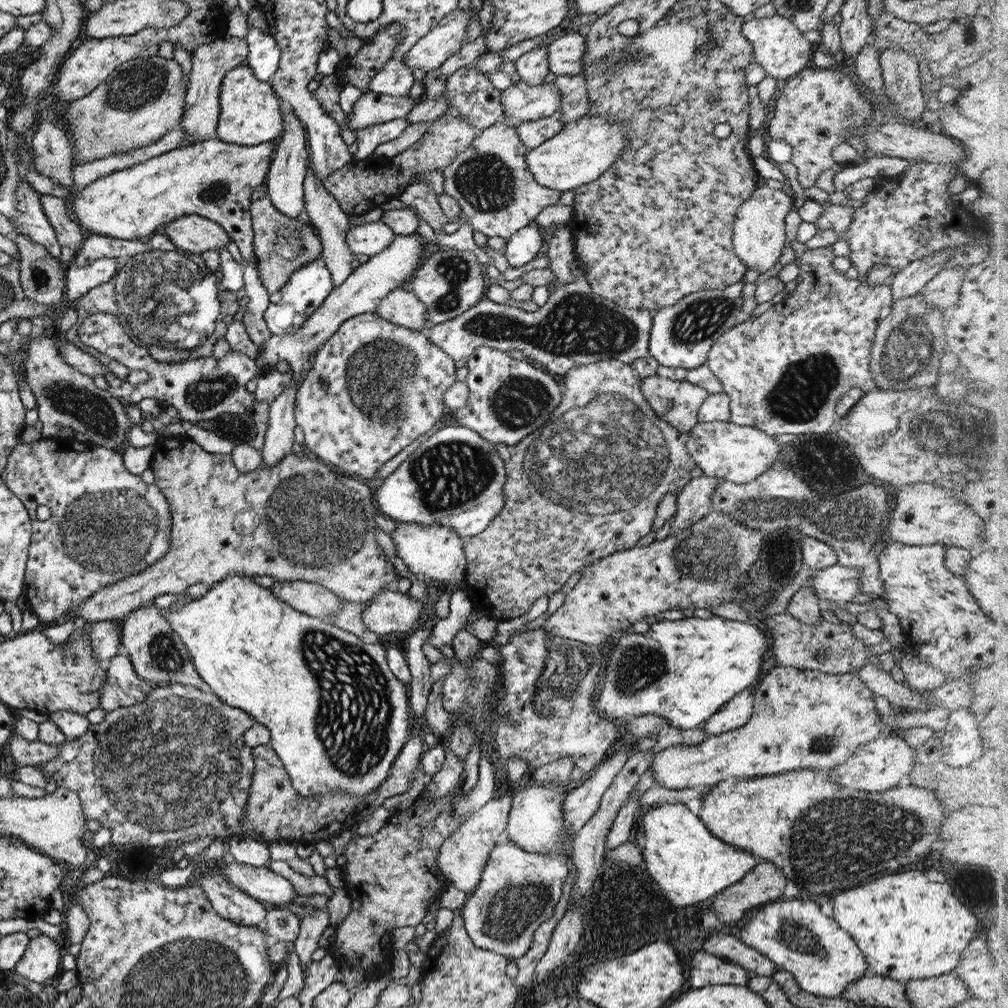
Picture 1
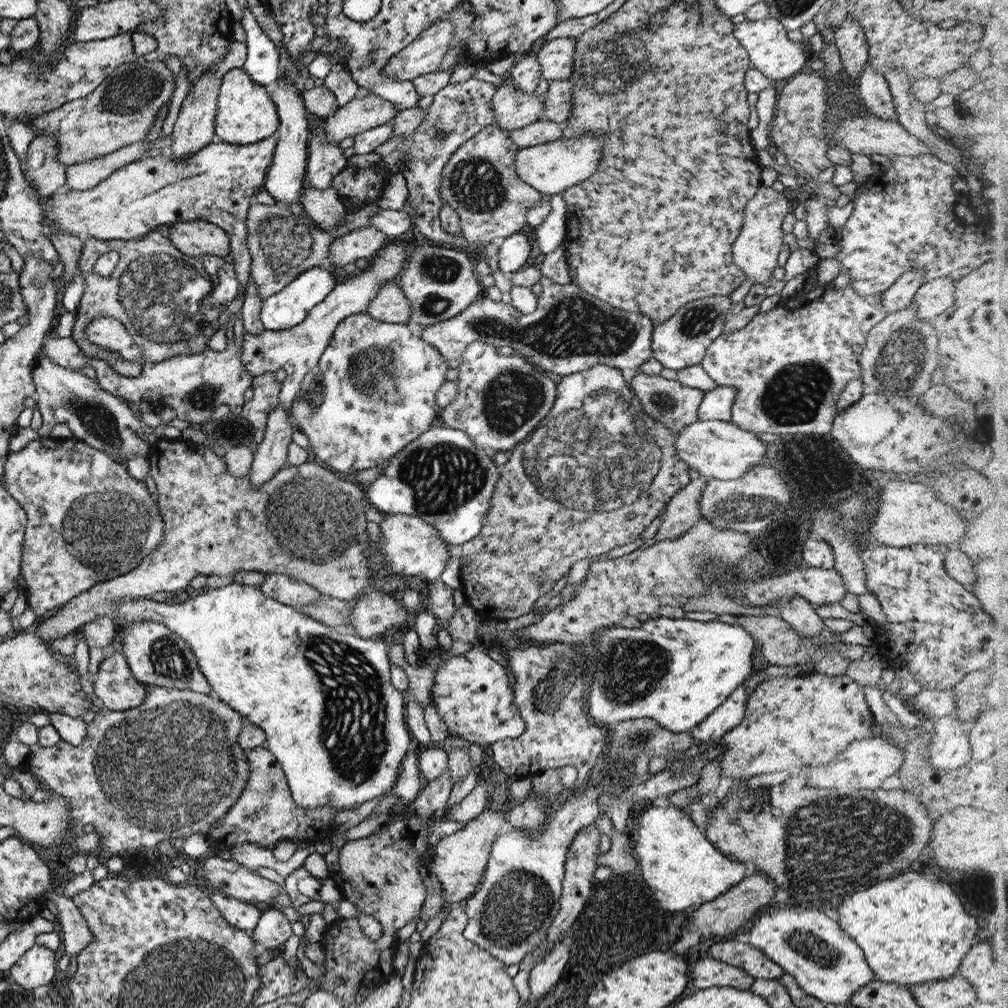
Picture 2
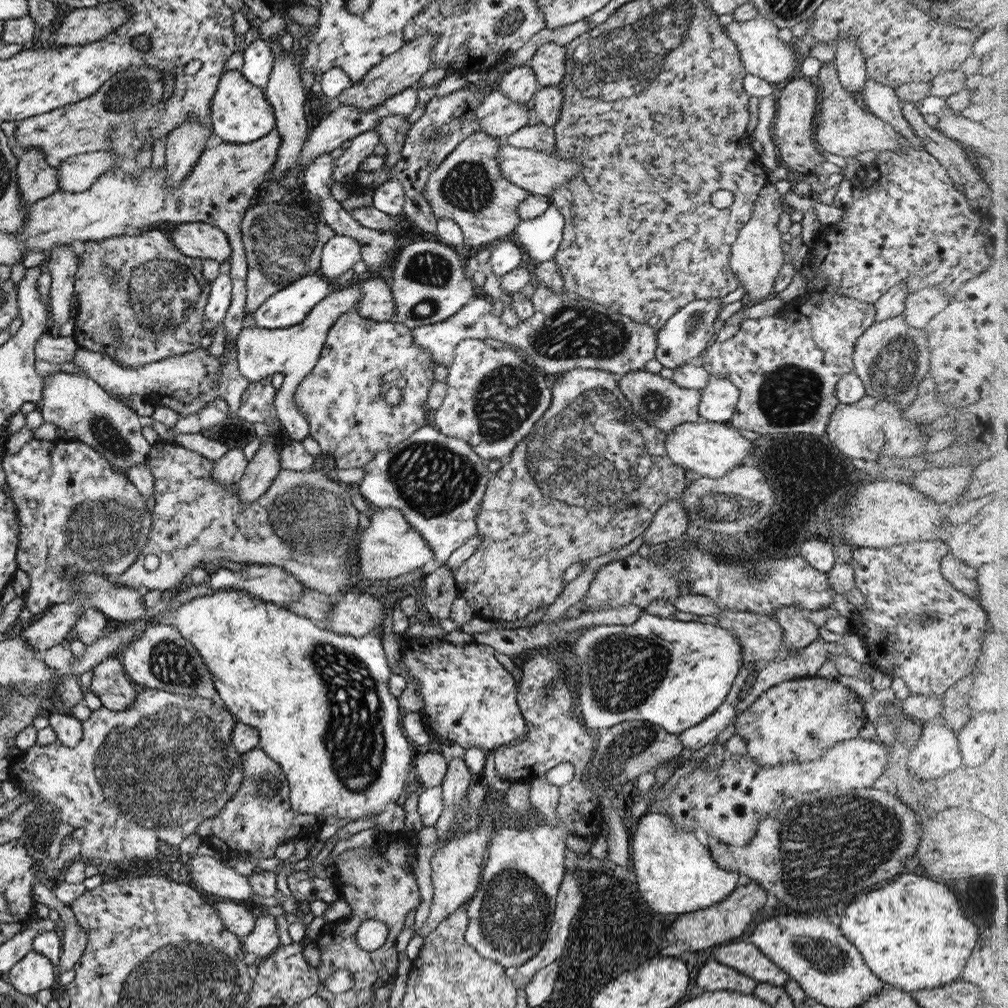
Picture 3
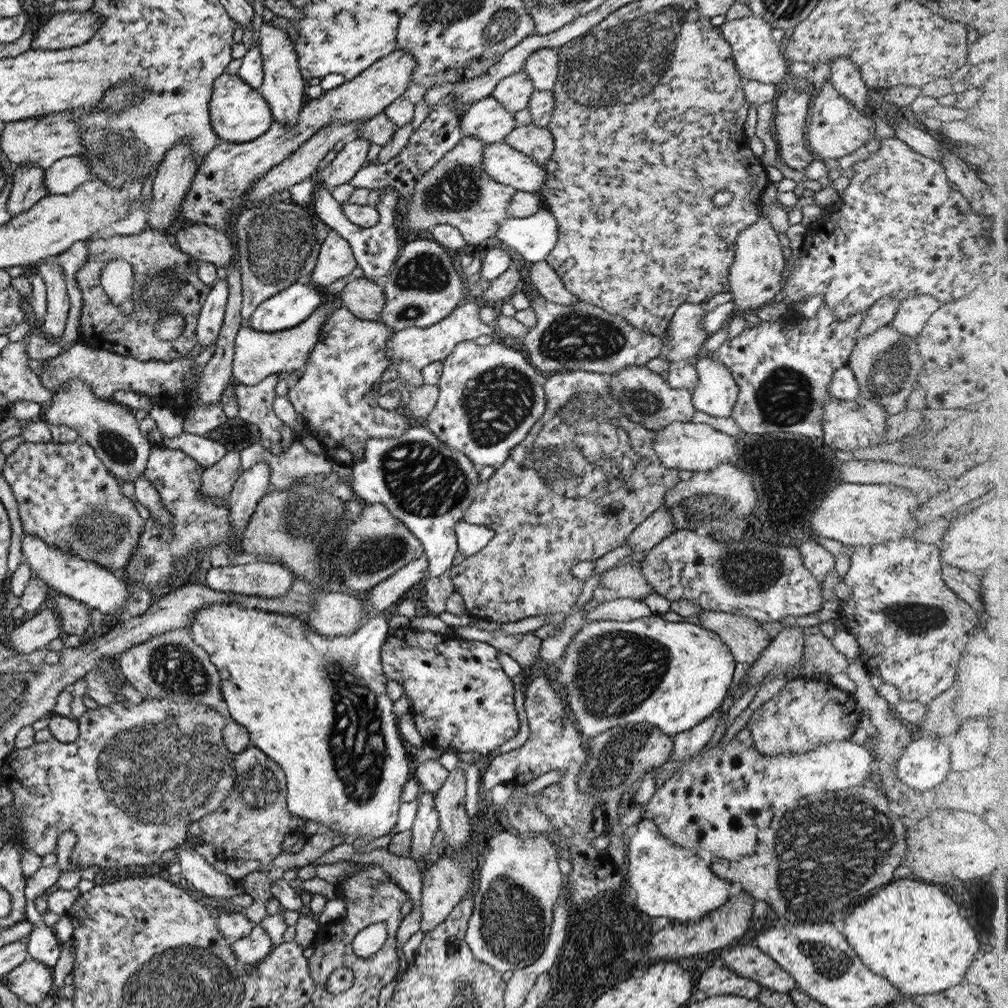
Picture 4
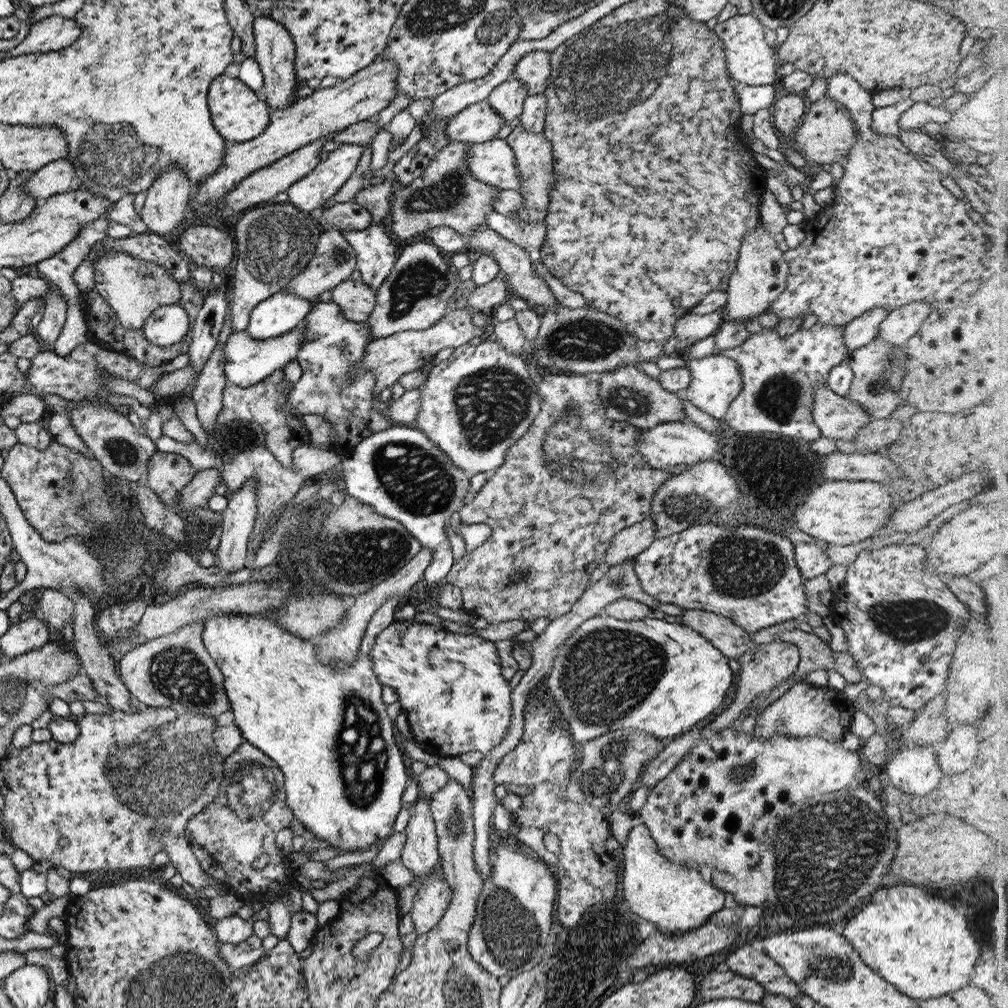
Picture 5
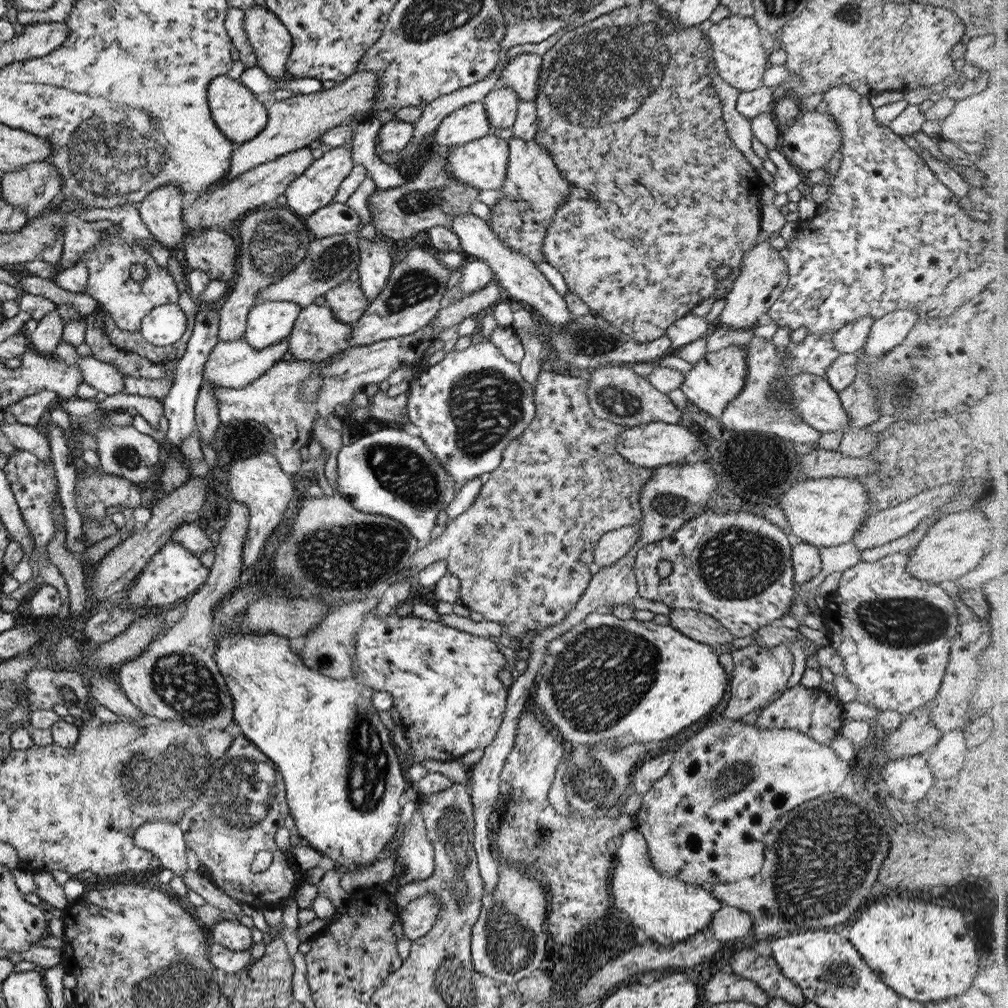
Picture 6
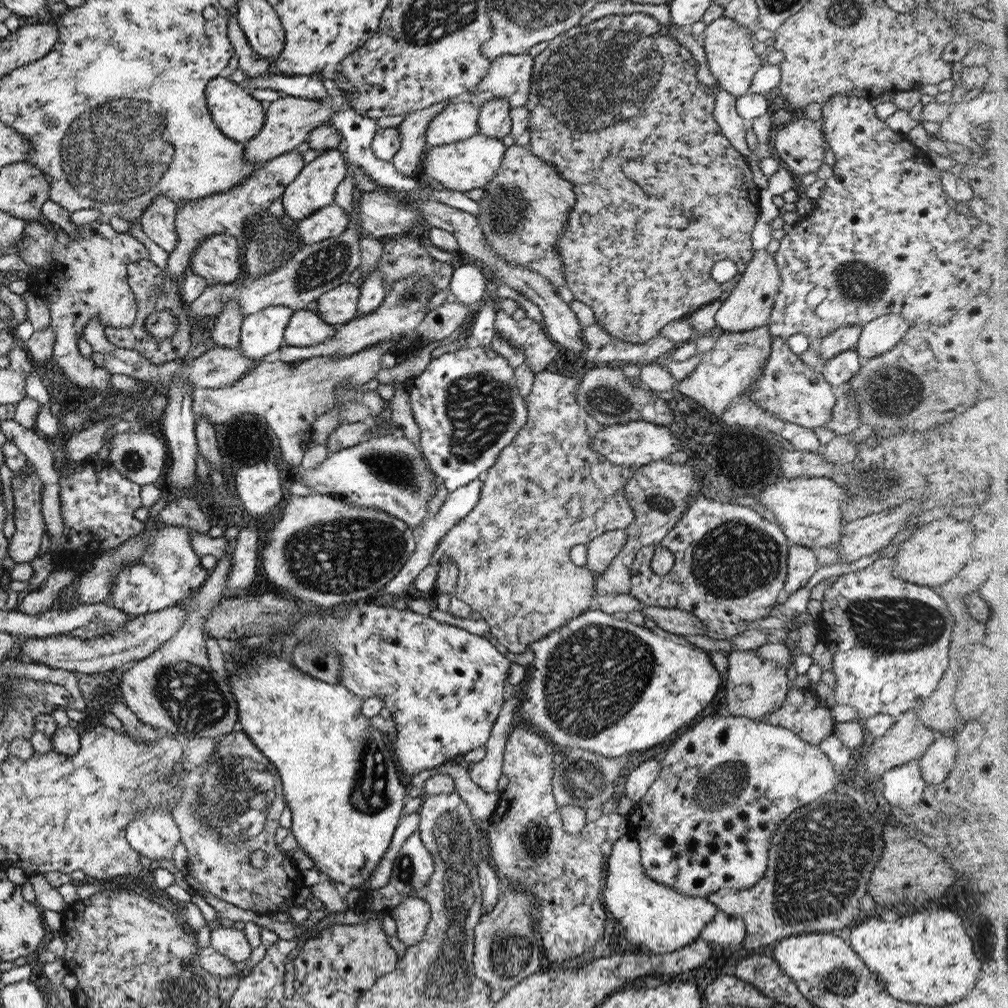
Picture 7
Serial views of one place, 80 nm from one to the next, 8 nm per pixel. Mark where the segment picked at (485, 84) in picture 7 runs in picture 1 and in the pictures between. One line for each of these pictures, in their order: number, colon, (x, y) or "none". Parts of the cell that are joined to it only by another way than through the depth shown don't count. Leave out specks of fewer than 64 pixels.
1: (564, 53)
2: (555, 57)
3: (547, 63)
4: (541, 66)
5: (532, 69)
6: (521, 73)

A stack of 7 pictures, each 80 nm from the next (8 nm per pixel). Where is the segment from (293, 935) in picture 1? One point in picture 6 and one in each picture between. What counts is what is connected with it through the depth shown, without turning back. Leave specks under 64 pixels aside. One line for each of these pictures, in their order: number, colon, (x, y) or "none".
2: (272, 929)
3: (262, 940)
4: (252, 948)
5: (239, 957)
6: (232, 963)

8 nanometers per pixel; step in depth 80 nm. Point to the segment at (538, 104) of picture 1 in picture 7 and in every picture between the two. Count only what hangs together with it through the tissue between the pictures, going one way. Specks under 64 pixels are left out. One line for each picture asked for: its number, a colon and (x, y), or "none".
2: (512, 109)
3: (497, 116)
4: (486, 120)
5: (476, 123)
6: (469, 122)
7: (458, 120)

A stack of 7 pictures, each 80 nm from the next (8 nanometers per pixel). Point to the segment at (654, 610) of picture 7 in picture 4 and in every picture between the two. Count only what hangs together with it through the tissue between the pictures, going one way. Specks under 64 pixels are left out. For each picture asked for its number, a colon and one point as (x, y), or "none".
4: (745, 639)
5: (731, 641)
6: (699, 626)

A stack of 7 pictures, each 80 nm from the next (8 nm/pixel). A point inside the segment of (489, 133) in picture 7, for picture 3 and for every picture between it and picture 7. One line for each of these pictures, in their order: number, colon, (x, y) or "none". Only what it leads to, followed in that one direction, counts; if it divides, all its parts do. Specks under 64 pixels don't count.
3: (518, 85)
4: (513, 92)
5: (506, 99)
6: (500, 105)

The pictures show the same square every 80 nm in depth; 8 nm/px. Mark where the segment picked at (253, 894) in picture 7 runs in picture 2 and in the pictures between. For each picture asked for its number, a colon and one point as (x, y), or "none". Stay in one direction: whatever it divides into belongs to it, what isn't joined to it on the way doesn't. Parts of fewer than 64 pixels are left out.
2: (265, 814)
3: (258, 817)
4: (250, 823)
5: (241, 824)
6: (243, 806)

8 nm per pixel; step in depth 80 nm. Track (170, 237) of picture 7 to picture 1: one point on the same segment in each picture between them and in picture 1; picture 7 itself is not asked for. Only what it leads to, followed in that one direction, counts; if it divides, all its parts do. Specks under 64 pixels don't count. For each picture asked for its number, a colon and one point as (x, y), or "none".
1: (210, 62)
2: (193, 128)
3: (184, 143)
4: (174, 175)
5: (164, 205)
6: (161, 210)

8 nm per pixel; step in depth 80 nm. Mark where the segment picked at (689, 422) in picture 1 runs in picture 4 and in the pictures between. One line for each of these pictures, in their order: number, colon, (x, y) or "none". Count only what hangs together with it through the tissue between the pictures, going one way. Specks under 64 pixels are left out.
2: (668, 402)
3: (658, 401)
4: (644, 397)

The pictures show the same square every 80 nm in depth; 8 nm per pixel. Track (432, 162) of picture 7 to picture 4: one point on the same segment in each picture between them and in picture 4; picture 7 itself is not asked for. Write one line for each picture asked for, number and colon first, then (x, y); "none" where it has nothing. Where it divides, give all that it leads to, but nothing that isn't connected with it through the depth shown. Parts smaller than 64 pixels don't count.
4: (505, 165)
5: (492, 162)
6: (481, 163)

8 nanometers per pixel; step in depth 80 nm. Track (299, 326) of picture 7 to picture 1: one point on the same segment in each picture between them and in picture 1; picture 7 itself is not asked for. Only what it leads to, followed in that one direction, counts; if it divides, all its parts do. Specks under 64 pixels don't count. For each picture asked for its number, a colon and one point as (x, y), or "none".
1: (373, 387)
2: (372, 392)
3: (341, 398)
4: (334, 394)
5: (332, 345)
6: (315, 336)

